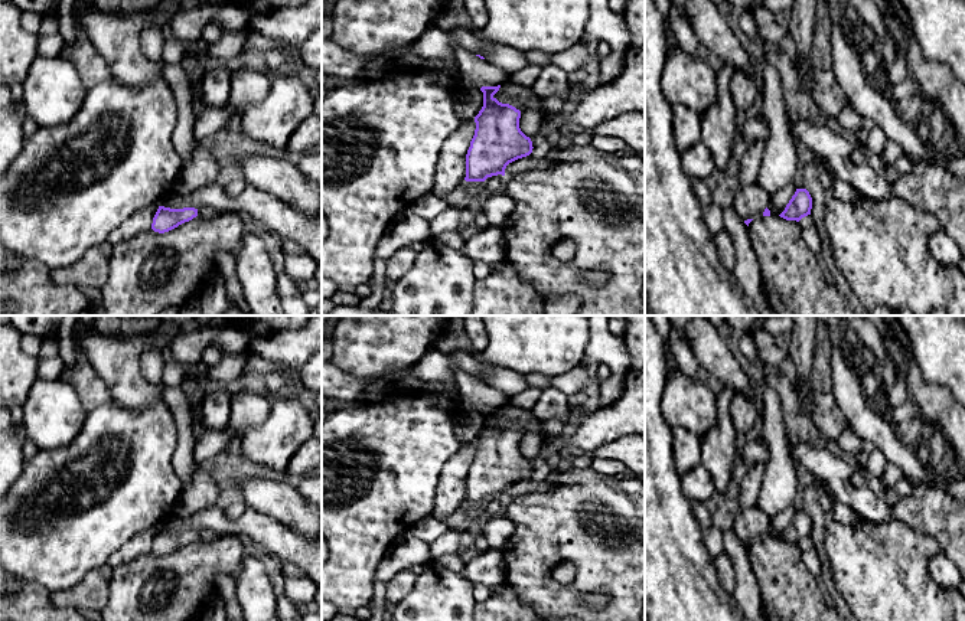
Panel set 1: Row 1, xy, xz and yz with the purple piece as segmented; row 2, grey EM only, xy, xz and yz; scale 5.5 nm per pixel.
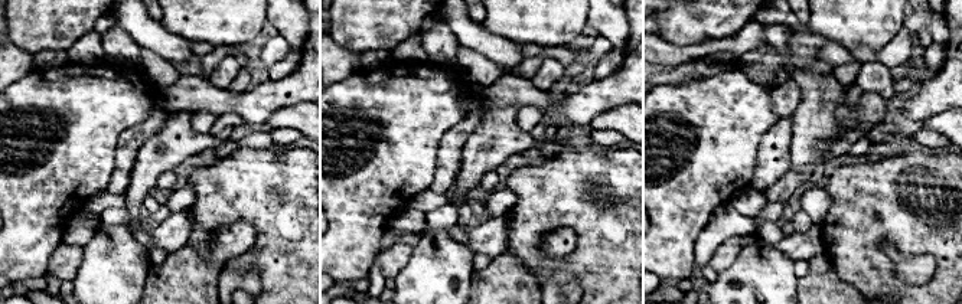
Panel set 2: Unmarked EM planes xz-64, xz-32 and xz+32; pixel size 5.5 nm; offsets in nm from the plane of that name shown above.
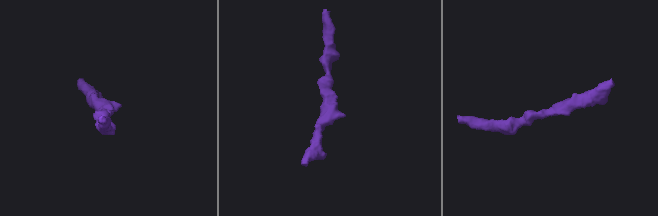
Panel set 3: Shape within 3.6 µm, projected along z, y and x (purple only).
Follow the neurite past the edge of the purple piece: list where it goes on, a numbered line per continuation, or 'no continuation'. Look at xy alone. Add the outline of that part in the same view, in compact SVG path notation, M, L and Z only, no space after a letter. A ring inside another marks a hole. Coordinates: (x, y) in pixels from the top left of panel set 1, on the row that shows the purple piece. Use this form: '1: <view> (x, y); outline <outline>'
no continuation

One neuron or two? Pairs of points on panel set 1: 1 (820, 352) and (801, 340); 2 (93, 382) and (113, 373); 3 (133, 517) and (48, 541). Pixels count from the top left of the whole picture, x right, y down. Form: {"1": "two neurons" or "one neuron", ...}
{"1": "two neurons", "2": "two neurons", "3": "one neuron"}

